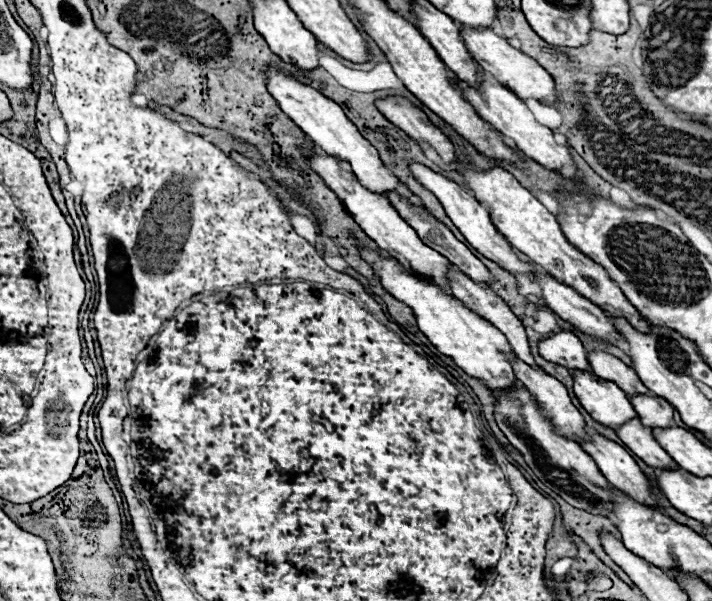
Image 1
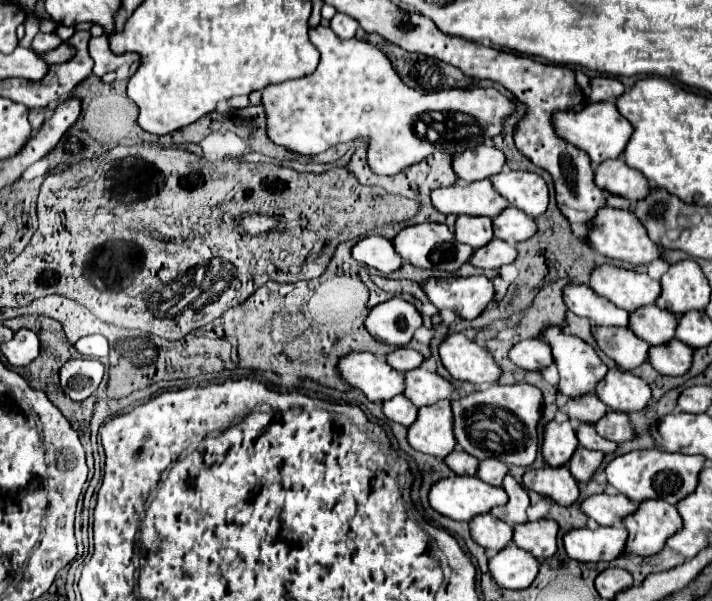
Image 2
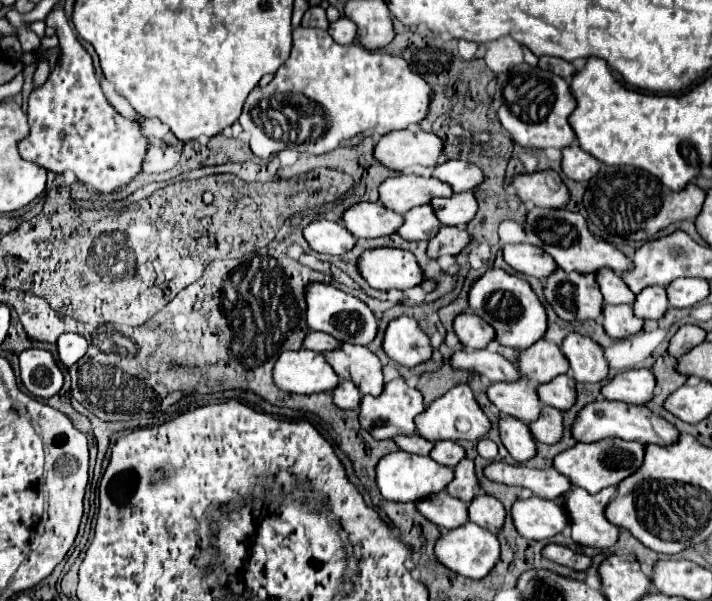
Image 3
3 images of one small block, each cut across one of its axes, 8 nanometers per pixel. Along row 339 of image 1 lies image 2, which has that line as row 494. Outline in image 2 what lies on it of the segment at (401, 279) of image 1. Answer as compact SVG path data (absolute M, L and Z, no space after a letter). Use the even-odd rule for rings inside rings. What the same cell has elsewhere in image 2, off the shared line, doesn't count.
M450 476L450 478L442 478L436 484L432 484L432 488L428 492L428 500L430 500L430 506L438 514L448 516L452 520L466 520L468 522L476 514L484 514L484 512L490 512L490 508L494 508L494 506L506 504L508 496L502 492L502 488L488 486L474 476Z

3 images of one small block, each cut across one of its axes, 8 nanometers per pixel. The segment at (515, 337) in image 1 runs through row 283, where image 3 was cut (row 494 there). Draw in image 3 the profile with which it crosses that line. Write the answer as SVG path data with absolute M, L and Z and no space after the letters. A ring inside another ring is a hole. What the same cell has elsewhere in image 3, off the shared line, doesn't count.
M464 458L464 460L460 460L458 466L454 466L454 478L446 486L446 492L468 504L472 500L472 496L476 496L476 490L478 490L478 480L474 474L474 464L472 464L472 460Z

